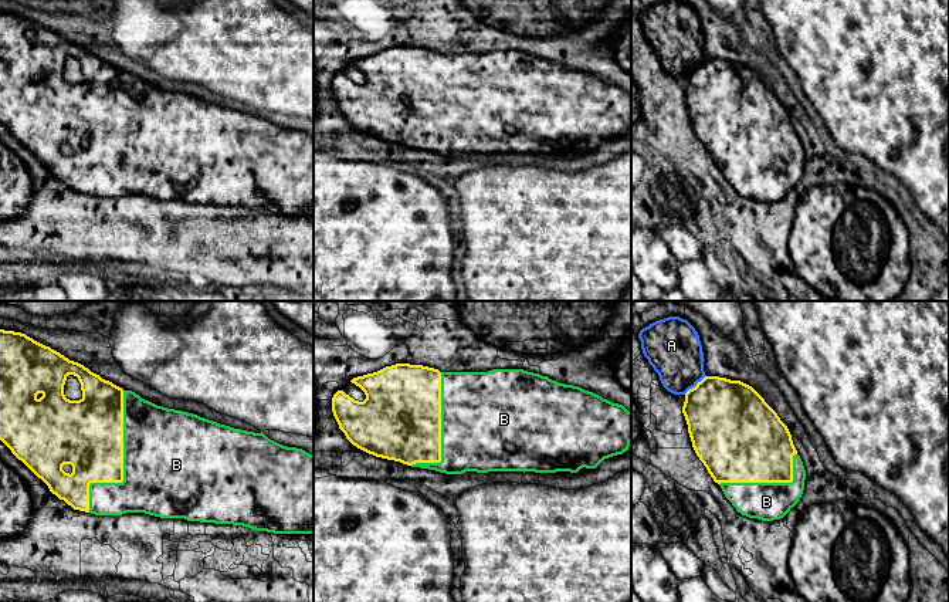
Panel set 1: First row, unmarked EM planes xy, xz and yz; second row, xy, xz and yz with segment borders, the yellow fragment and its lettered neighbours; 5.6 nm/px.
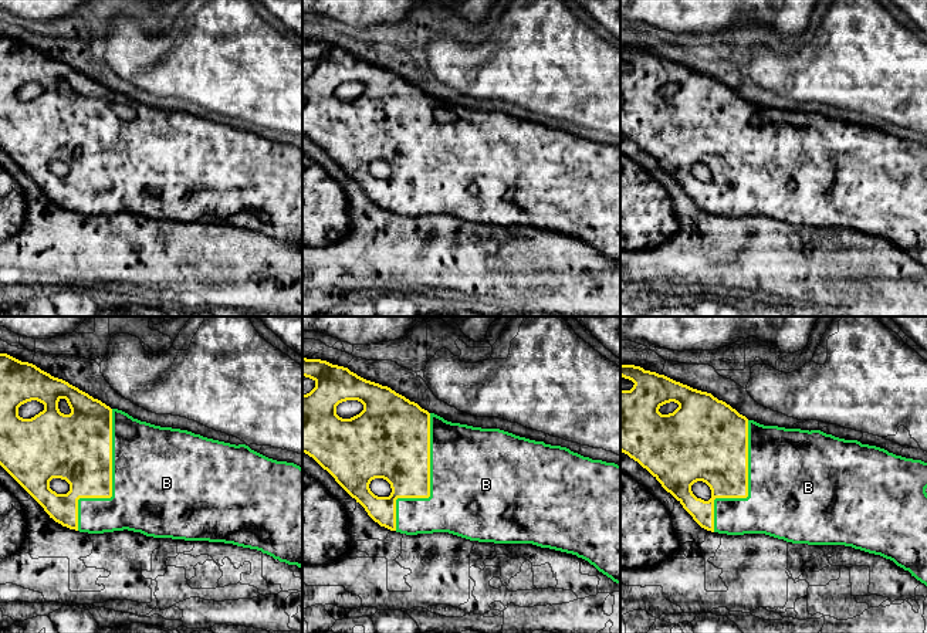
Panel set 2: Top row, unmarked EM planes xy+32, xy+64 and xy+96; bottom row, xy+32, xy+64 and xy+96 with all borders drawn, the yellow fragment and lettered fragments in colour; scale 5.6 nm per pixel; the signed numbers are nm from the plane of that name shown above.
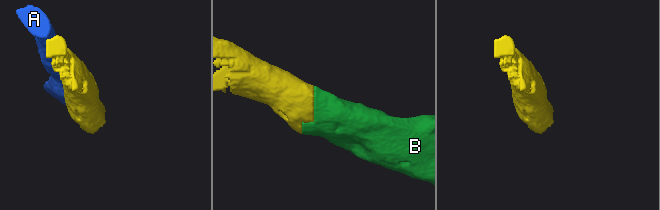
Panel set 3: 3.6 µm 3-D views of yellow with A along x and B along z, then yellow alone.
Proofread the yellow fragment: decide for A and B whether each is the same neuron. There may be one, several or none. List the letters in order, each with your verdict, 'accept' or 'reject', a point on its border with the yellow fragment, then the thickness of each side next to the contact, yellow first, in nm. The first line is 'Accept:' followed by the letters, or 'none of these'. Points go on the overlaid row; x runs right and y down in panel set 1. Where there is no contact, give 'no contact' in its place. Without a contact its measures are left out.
Accept: B
A: reject | yz (695, 386) | 440/300 nm
B: accept | xy (122, 466) | 380/500 nm

